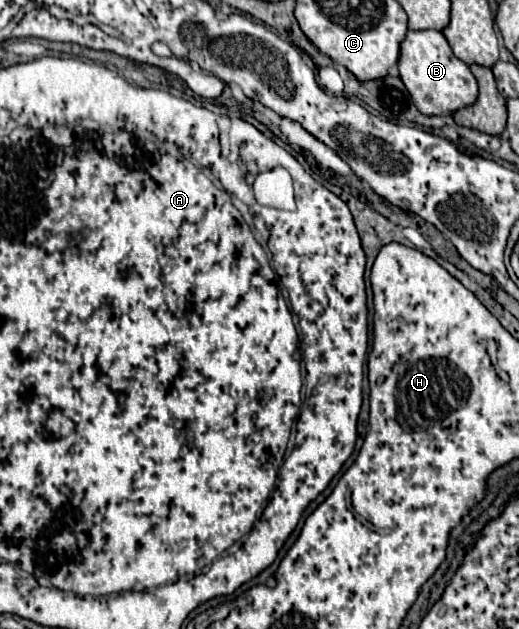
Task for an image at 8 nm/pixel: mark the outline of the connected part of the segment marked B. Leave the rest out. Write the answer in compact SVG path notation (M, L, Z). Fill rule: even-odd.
M408 31L400 51L400 79L404 81L414 105L424 115L452 115L472 105L478 97L478 83L466 63L454 57L446 37L440 31Z

